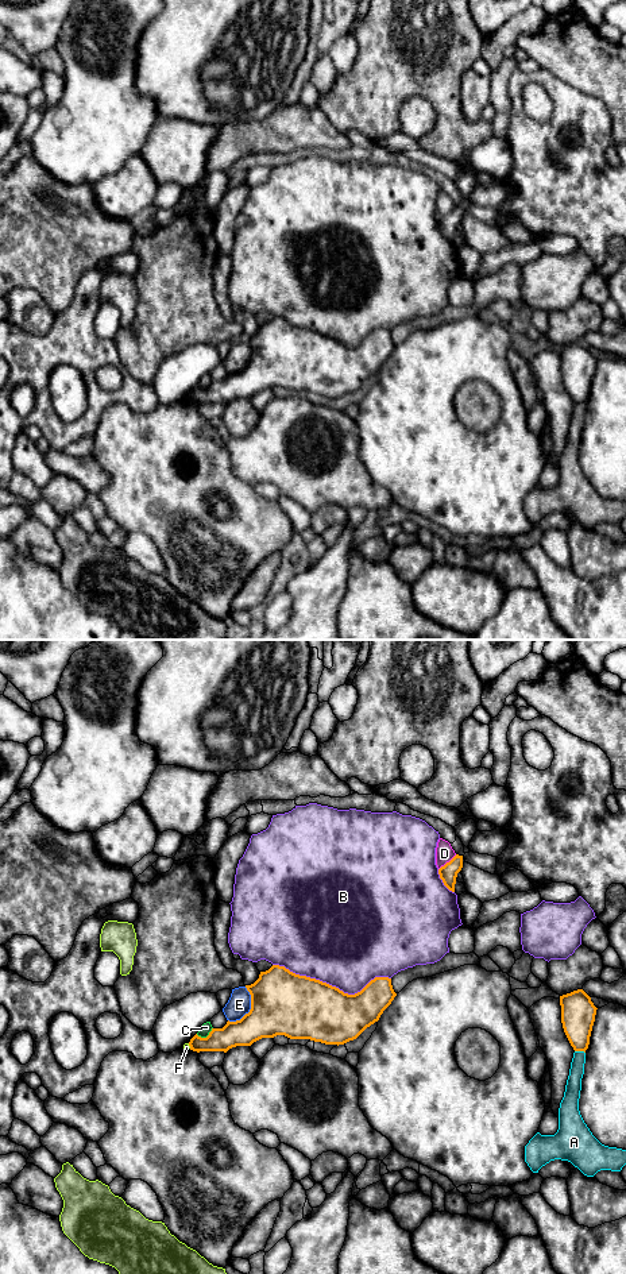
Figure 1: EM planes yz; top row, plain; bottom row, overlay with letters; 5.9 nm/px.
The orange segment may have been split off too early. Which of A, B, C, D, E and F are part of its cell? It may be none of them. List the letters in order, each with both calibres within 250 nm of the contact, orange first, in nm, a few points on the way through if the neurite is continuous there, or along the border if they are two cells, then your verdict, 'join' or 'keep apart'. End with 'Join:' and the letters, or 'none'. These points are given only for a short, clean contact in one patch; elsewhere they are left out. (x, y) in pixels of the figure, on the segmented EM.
A: 200/100 nm | keep apart
B: 380/500 nm | keep apart
C: 160/70 nm | along yz (212, 1027), (205, 1037), (196, 1034) | keep apart
D: 110/110 nm | along yz (456, 854), (439, 869) | keep apart
E: 380/140 nm | along yz (246, 987), (250, 995), (250, 1010), (239, 1019), (230, 1022) | keep apart
F: 140/40 nm | along yz (188, 1043), (190, 1047) | keep apart
Join: none

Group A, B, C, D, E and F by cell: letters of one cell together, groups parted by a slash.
A / B / C / D F / E

